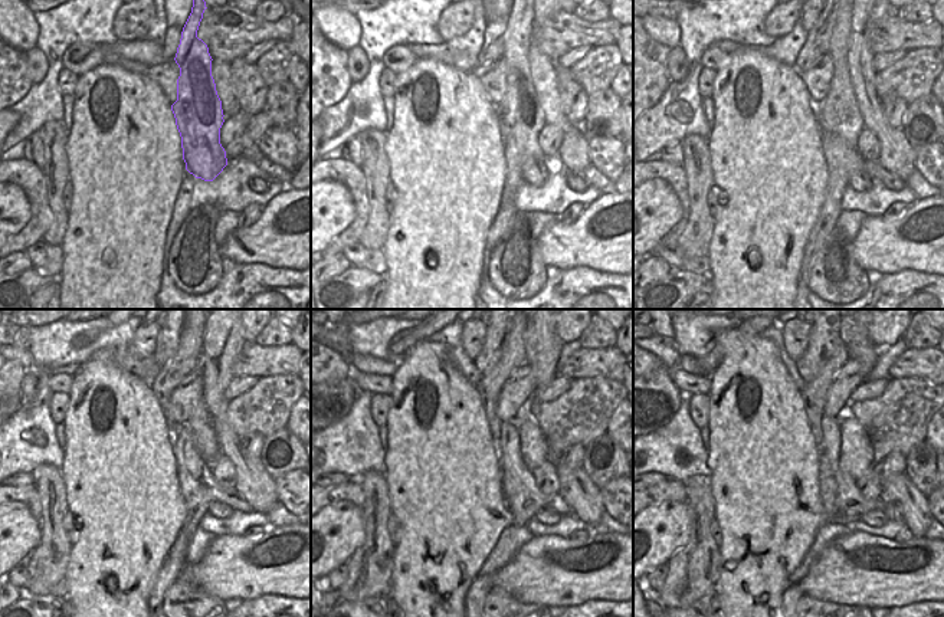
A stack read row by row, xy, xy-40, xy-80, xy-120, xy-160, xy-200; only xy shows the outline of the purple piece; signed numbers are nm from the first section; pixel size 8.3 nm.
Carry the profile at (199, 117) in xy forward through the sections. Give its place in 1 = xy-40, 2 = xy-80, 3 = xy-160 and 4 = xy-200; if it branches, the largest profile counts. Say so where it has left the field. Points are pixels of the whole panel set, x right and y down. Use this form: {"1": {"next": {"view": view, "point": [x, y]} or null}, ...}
{"1": {"next": {"view": "xy-40", "point": [520, 115]}}, "2": {"next": {"view": "xy-80", "point": [838, 112]}}, "3": {"next": {"view": "xy-160", "point": [550, 517]}}, "4": {"next": {"view": "xy-200", "point": [877, 518]}}}

